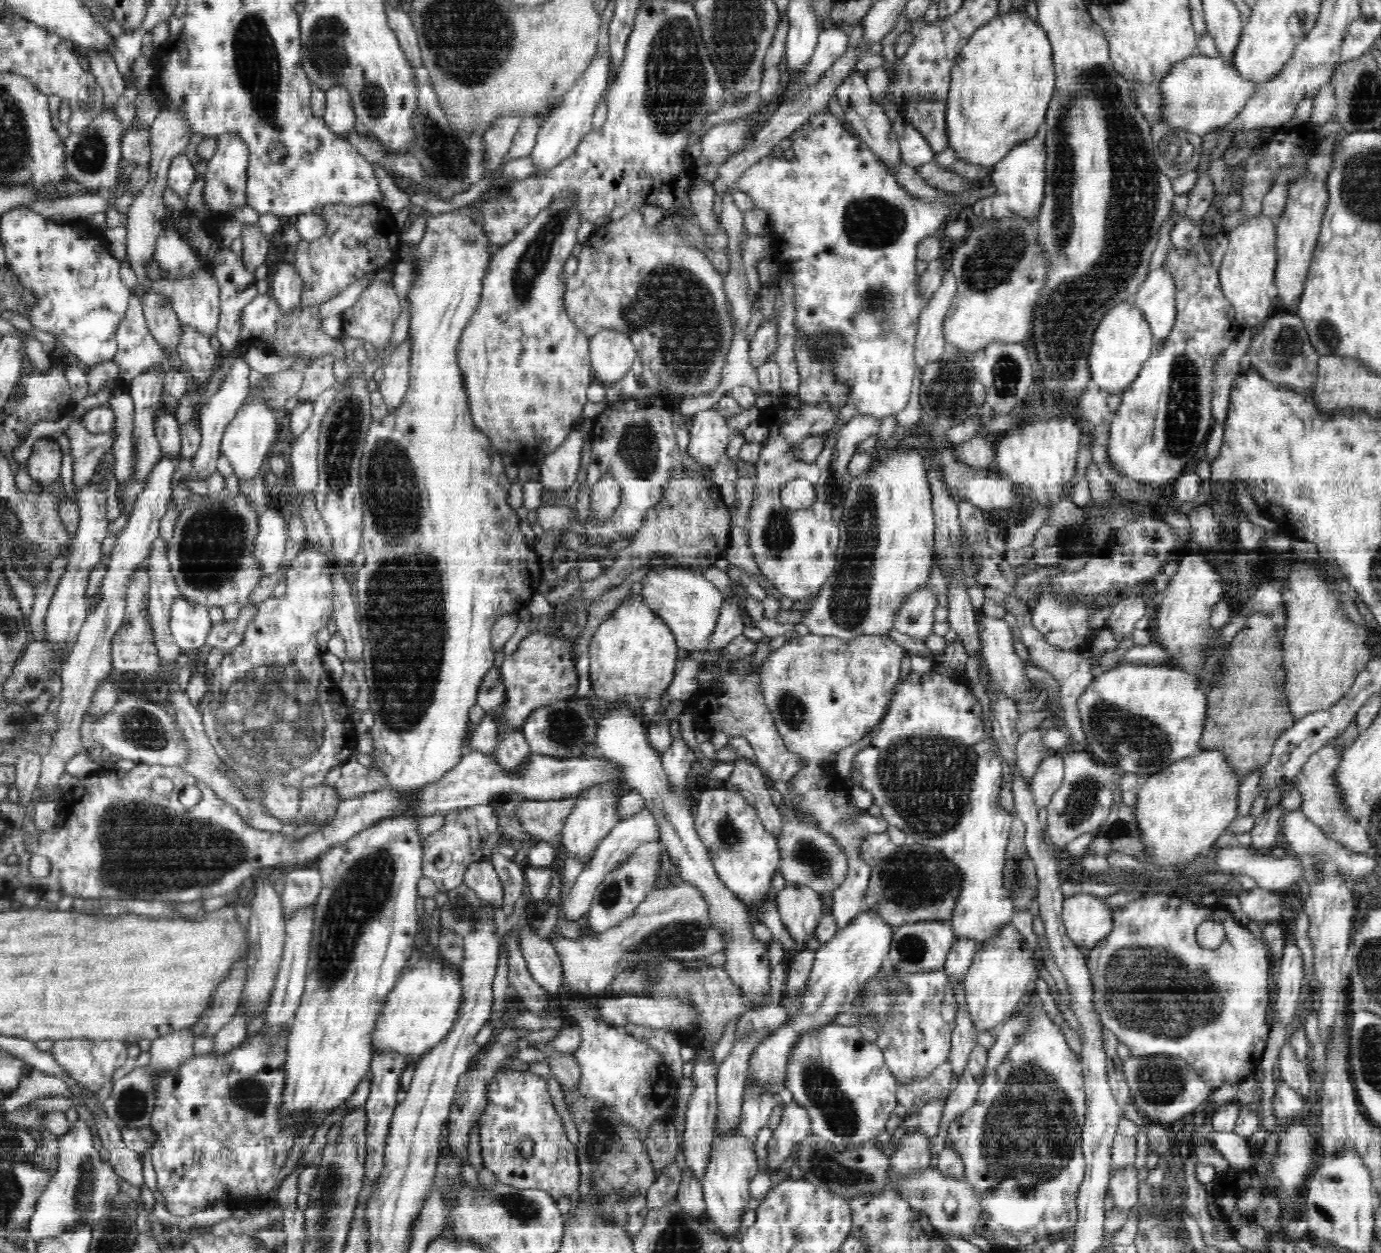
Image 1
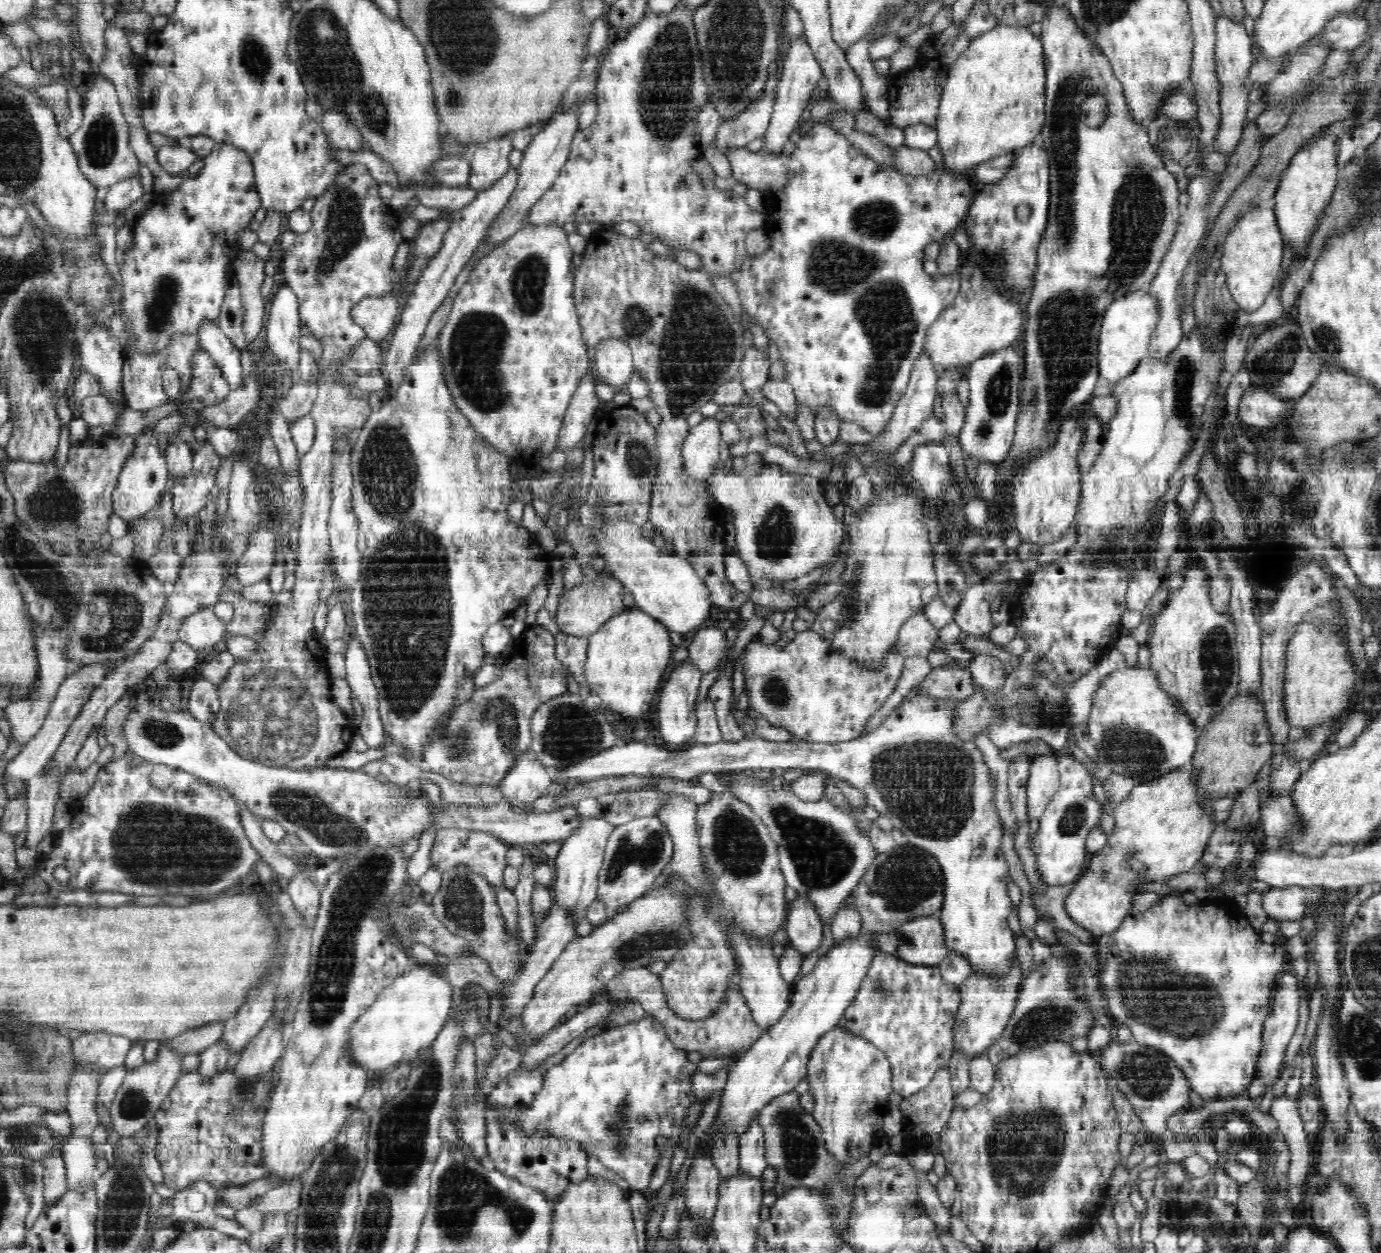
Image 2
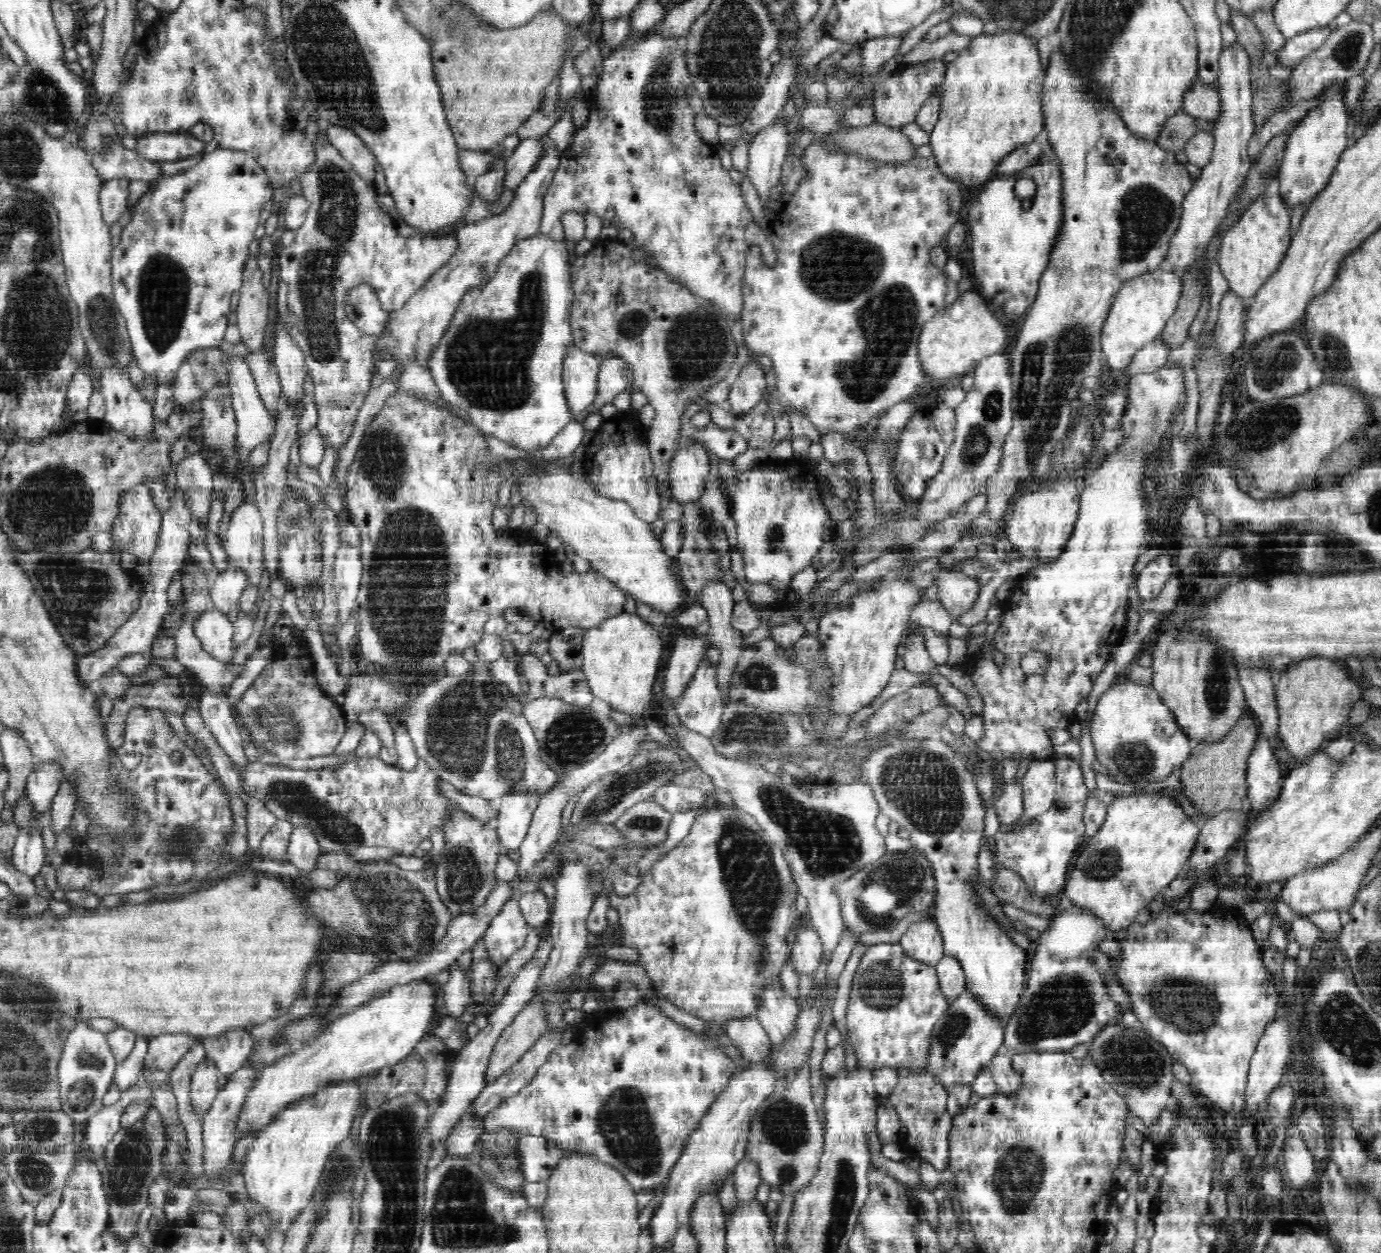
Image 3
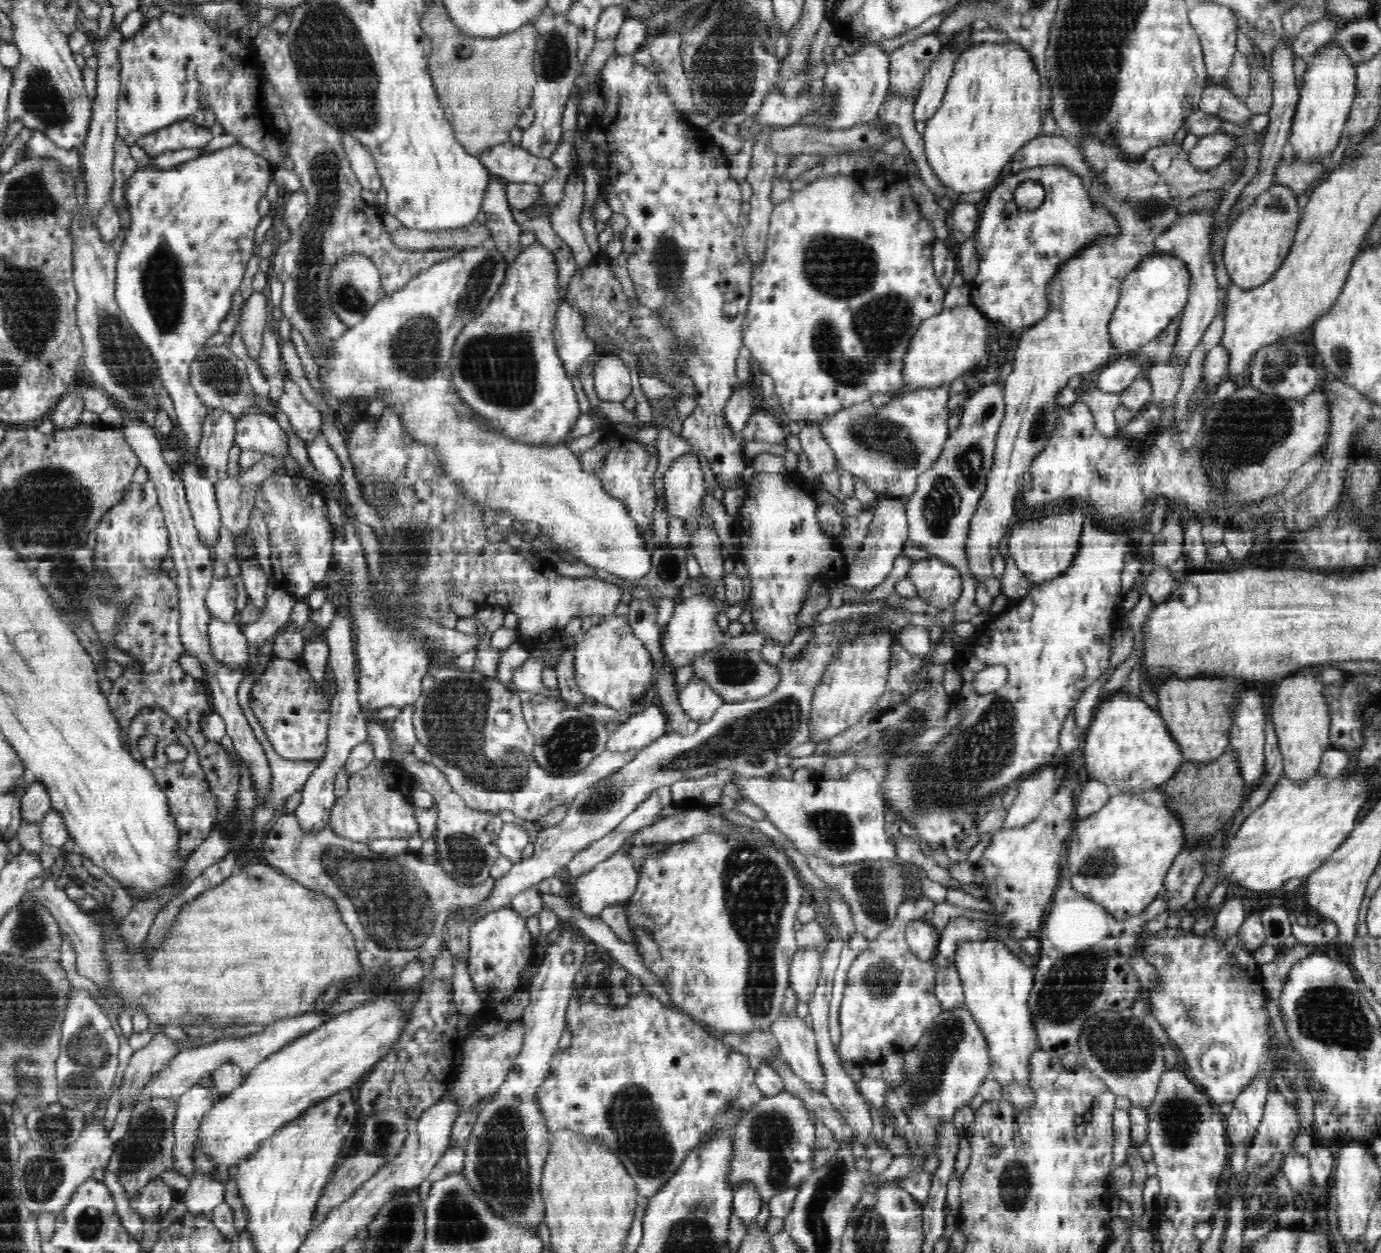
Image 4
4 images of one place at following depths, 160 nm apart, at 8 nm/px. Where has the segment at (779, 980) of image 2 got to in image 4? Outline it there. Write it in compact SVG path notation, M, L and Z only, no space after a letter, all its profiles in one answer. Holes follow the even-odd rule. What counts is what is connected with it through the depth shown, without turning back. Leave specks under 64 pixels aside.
M784 1010L769 1031L780 1046L781 1057L794 1074L814 1092L823 1093L824 1073L820 1066L815 1032L796 1013L788 1015Z

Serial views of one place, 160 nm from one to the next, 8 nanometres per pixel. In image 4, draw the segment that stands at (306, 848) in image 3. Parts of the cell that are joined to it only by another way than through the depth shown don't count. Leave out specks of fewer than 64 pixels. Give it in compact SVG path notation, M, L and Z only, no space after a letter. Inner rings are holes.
M338 612L328 626L324 638L328 643L330 670L336 677L337 691L331 701L331 719L328 728L328 747L326 754L318 761L318 766L312 770L308 780L301 790L302 802L293 813L300 822L302 829L322 829L326 826L332 812L332 806L336 804L335 780L337 772L346 764L348 755L358 744L362 744L368 738L366 727L367 715L361 712L358 703L357 662L354 658L354 633L351 632L350 620L346 613Z

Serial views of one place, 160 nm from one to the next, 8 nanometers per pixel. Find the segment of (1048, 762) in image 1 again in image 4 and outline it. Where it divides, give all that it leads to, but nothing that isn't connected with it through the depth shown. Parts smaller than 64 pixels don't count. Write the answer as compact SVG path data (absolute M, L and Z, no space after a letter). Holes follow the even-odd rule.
M1051 767L1039 770L1036 774L1031 774L1030 778L1026 778L1024 782L1019 783L1018 794L1001 828L1012 830L1034 822L1056 794L1058 783Z

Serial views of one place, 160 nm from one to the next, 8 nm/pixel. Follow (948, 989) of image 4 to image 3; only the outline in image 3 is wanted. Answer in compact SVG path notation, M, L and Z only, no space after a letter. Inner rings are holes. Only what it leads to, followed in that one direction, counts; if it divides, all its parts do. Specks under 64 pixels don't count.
M945 955L935 964L940 991L948 1002L966 990L966 977L958 959Z

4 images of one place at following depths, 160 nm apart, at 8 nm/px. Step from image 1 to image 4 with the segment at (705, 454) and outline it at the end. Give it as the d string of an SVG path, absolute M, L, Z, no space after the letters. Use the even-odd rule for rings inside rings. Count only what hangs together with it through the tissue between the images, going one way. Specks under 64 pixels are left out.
M685 453L676 458L664 476L666 511L683 520L694 518L704 498L705 486L702 462L696 454Z

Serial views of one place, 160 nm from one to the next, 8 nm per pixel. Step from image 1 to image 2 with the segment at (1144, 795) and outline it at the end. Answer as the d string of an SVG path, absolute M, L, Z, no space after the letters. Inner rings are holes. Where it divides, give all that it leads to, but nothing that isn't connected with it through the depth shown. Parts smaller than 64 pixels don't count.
M1174 769L1164 777L1137 784L1123 802L1115 804L1116 814L1113 816L1116 816L1116 828L1110 840L1107 840L1108 846L1098 850L1100 854L1092 858L1088 870L1075 881L1072 892L1066 897L1065 908L1068 916L1088 929L1095 938L1113 933L1124 918L1130 916L1138 884L1164 882L1181 872L1193 871L1217 827L1212 819L1213 812L1202 808L1201 797L1202 800L1207 799L1195 788L1191 773L1182 769Z

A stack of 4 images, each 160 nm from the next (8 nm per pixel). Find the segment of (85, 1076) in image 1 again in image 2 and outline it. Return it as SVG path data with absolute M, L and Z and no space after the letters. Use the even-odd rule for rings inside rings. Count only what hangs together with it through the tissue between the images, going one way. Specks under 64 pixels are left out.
M109 1032L82 1033L73 1040L72 1055L77 1066L91 1062L104 1075L110 1068L125 1064L127 1052L133 1044L132 1039Z

